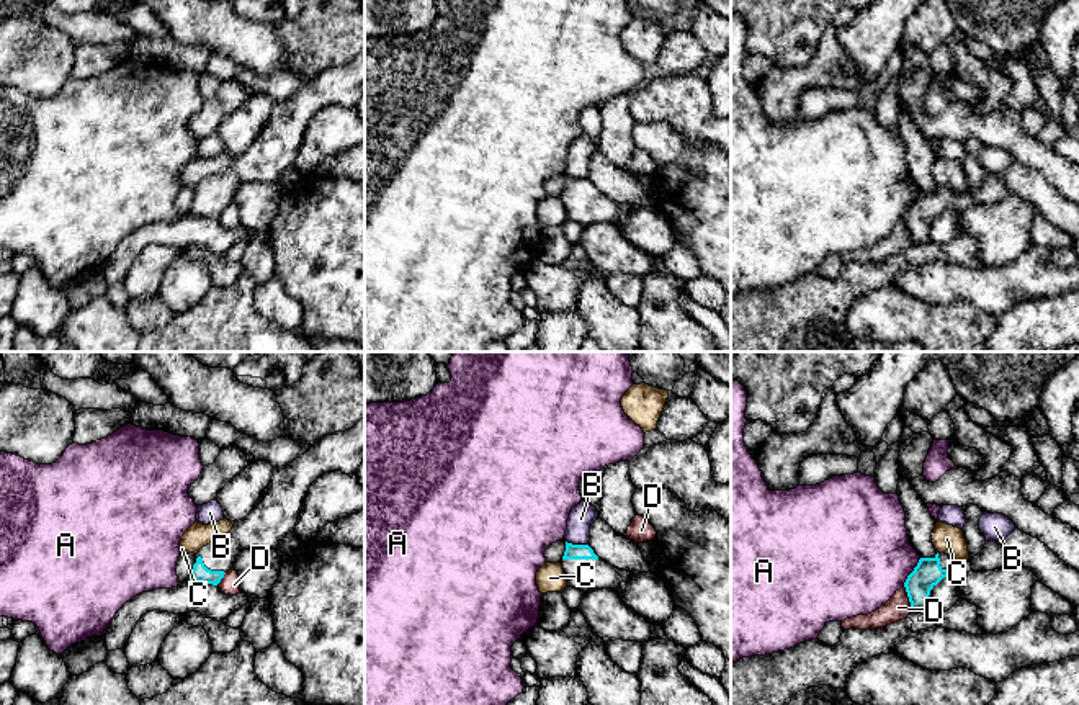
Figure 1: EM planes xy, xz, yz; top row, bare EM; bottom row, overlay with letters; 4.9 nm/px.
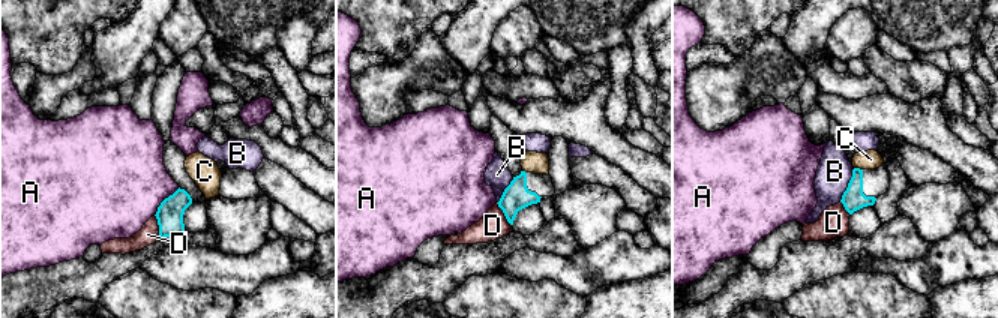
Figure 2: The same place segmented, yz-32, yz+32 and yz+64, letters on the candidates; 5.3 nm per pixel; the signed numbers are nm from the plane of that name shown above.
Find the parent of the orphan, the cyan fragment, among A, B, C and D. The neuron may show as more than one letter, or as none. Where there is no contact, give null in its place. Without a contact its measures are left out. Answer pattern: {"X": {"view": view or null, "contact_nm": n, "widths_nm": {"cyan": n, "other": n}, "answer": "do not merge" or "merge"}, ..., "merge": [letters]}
{"A": {"view": "yz", "contact_nm": 160, "widths_nm": {"cyan": 140, "other": 460}, "answer": "do not merge"}, "B": {"view": "xz", "contact_nm": 110, "widths_nm": {"cyan": 80, "other": 120}, "answer": "do not merge"}, "C": {"view": "yz", "contact_nm": 70, "widths_nm": {"cyan": 140, "other": 140}, "answer": "do not merge"}, "D": {"view": "yz", "contact_nm": 140, "widths_nm": {"cyan": 140, "other": 120}, "answer": "do not merge"}, "merge": []}

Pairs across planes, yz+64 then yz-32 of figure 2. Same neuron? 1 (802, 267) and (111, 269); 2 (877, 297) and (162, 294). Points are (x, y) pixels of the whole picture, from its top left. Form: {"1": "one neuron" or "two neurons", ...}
{"1": "one neuron", "2": "one neuron"}

